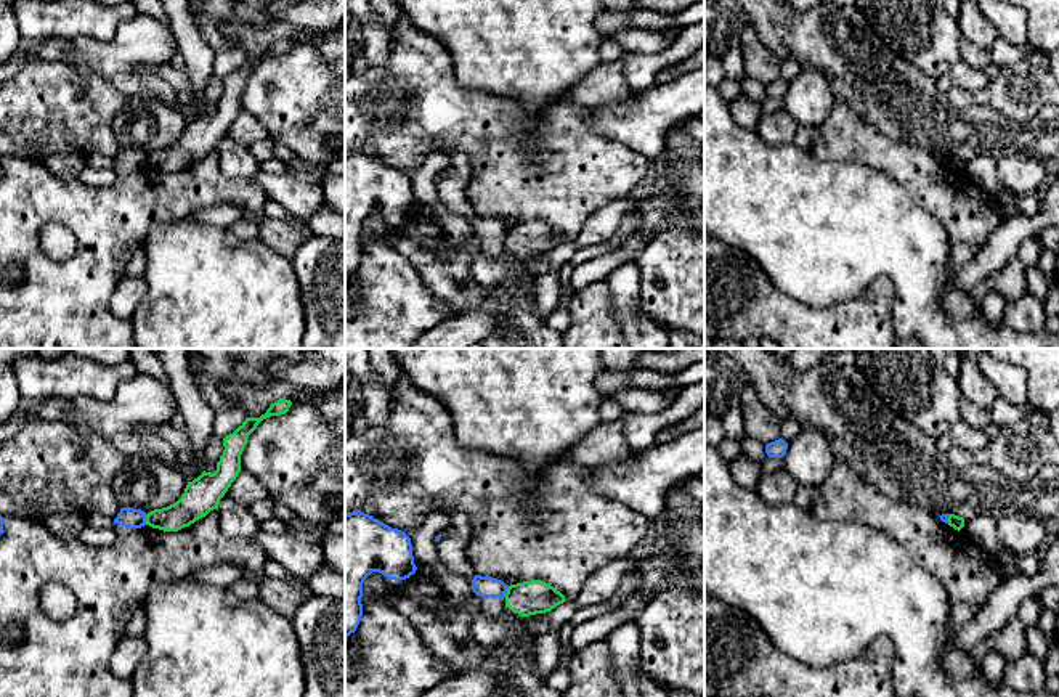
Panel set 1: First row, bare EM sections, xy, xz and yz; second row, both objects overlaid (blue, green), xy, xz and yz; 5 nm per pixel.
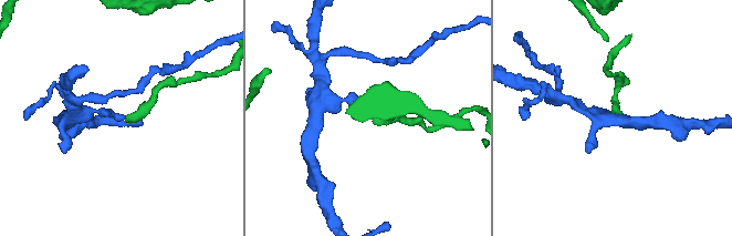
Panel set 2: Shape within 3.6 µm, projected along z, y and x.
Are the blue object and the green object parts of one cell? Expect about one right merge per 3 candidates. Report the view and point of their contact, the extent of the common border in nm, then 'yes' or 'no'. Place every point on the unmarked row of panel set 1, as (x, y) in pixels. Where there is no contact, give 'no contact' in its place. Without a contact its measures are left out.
contact xy (145, 159); length 60 nm; no

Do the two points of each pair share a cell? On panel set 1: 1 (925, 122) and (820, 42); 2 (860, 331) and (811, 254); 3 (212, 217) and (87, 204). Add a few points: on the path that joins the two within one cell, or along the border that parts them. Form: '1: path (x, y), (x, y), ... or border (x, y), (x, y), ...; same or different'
1: path (899, 100), (884, 90), (846, 52); same
2: border (873, 280), (841, 304), (804, 302); different
3: border (225, 203), (201, 207), (188, 217); different

